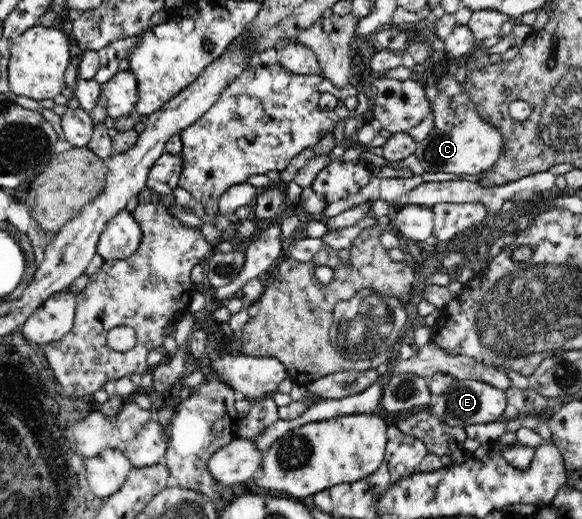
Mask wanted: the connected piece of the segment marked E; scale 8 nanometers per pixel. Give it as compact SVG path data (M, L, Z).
M454 380L453 384L439 394L429 407L441 422L448 426L466 427L474 424L492 424L503 417L506 409L506 393L486 382L476 380Z

